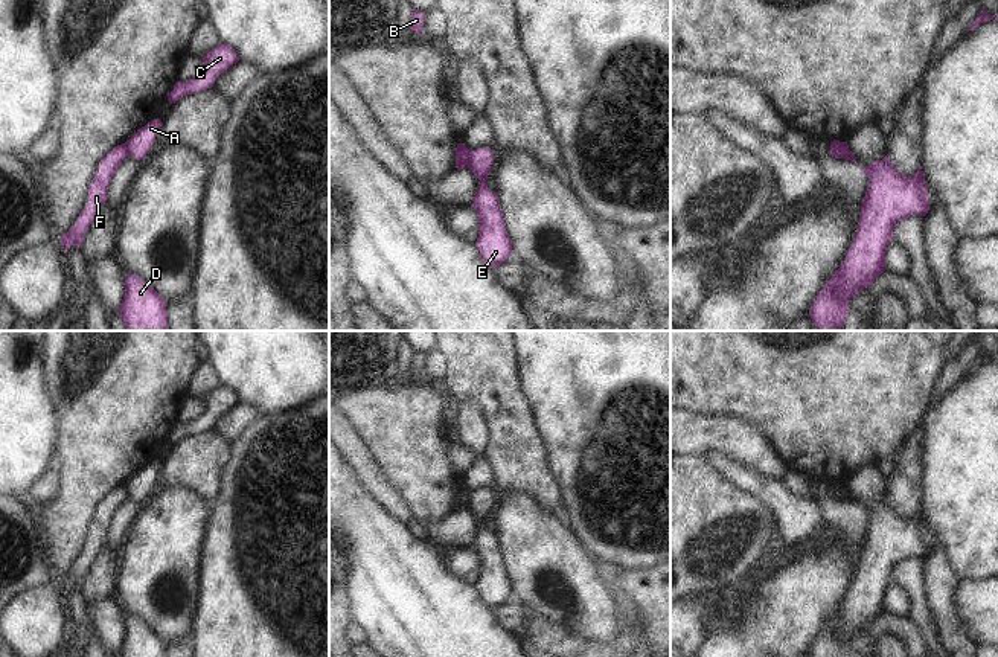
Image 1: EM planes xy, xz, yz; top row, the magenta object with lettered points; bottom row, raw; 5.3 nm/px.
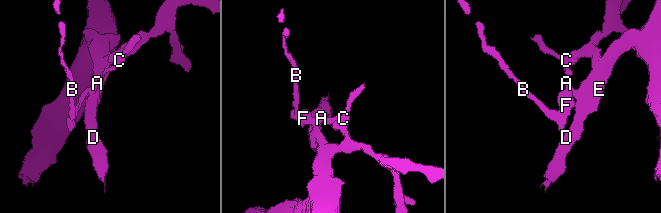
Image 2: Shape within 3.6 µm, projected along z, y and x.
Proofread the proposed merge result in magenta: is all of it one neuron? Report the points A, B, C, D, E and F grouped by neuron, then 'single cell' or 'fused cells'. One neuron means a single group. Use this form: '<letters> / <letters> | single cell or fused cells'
A C D E / B F | fused cells

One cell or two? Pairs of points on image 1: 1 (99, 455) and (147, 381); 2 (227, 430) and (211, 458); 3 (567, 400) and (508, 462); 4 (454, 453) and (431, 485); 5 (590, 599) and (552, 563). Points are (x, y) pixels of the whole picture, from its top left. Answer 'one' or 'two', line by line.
1: one
2: two
3: two
4: two
5: one

